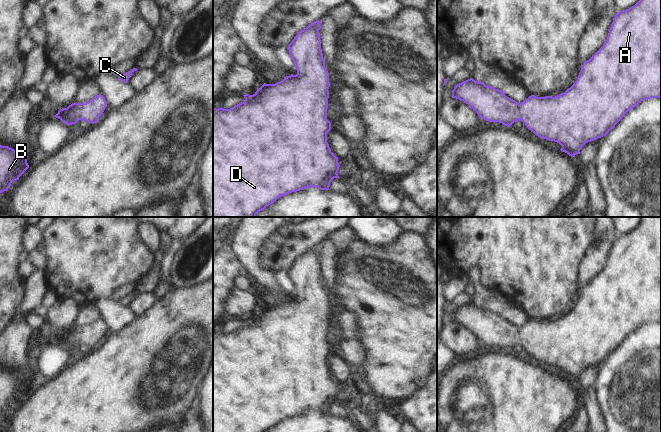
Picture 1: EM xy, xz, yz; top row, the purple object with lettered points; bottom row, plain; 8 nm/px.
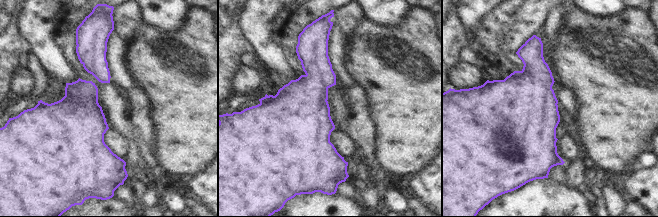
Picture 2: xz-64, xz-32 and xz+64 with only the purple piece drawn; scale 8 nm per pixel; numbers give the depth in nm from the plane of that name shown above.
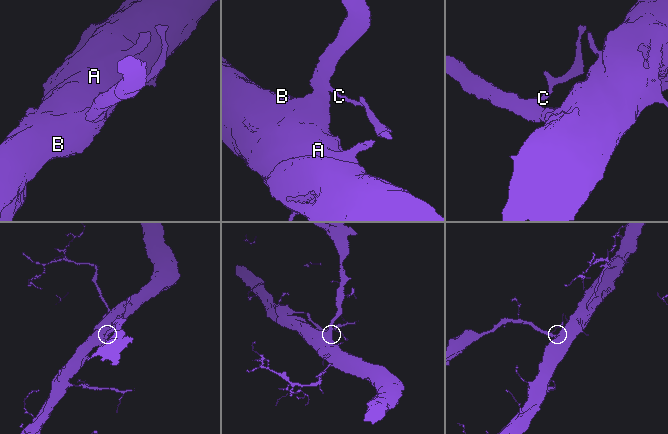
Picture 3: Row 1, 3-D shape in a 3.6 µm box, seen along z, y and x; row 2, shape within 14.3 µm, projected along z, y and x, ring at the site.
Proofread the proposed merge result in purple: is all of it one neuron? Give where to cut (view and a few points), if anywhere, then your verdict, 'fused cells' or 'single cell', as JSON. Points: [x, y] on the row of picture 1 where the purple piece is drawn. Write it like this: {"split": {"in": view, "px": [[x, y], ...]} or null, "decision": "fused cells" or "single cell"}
{"split": null, "decision": "single cell"}

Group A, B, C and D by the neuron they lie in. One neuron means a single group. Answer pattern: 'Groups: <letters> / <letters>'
Groups: A B C D.

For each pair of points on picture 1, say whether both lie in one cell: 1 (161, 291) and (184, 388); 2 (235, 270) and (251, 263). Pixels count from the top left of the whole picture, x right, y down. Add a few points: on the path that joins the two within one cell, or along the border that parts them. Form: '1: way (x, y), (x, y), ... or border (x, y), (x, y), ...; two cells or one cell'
1: border (171, 289), (166, 295), (156, 300); two cells
2: border (230, 247), (239, 263), (247, 272); two cells

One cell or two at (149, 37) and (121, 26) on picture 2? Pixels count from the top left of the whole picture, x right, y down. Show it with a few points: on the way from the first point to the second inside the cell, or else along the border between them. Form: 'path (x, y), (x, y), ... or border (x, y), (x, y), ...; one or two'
border (142, 22), (138, 32), (127, 43); two

